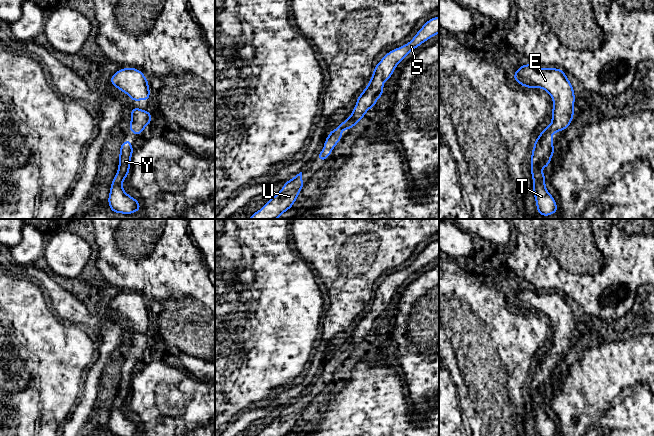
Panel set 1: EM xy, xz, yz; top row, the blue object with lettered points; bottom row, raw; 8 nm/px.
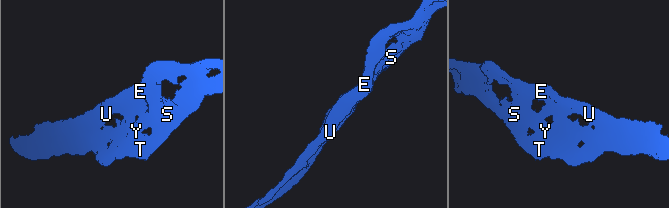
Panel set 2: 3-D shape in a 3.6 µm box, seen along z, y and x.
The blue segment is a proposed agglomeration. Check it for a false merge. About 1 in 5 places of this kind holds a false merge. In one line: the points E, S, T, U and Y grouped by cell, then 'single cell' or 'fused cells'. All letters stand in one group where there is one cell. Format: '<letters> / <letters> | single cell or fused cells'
E S T U Y | single cell

